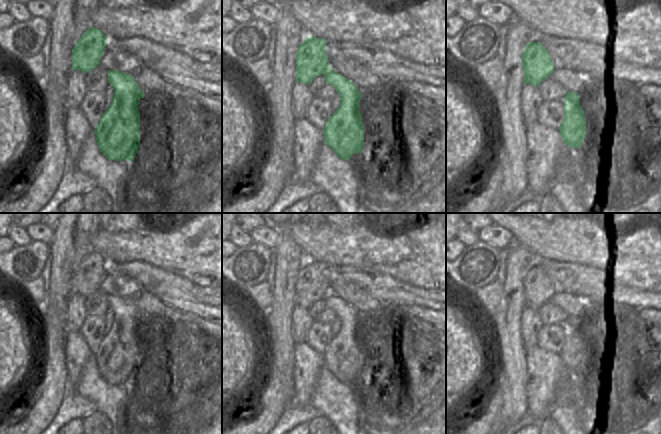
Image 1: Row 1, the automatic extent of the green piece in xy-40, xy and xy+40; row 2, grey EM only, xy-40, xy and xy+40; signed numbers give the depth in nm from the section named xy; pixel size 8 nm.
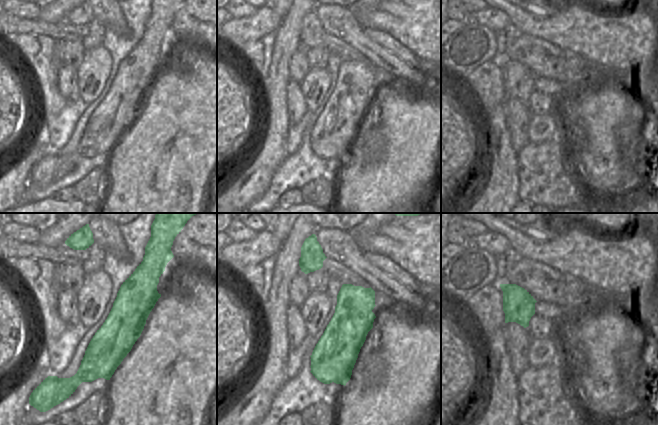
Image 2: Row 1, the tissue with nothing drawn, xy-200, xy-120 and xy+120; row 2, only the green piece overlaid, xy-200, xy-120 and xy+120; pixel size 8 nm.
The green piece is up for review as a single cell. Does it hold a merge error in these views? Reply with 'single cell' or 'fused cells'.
fused cells

